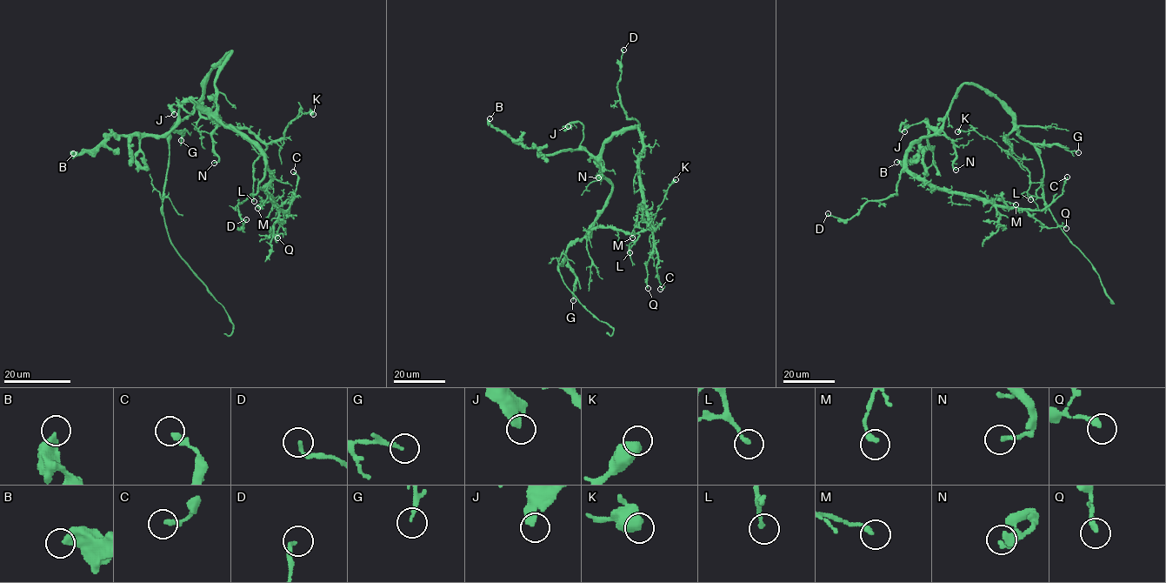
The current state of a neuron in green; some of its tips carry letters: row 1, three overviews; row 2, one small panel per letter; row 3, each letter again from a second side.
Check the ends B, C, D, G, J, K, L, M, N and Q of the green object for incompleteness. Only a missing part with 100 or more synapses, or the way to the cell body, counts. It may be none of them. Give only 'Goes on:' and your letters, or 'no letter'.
Goes on: no letter

